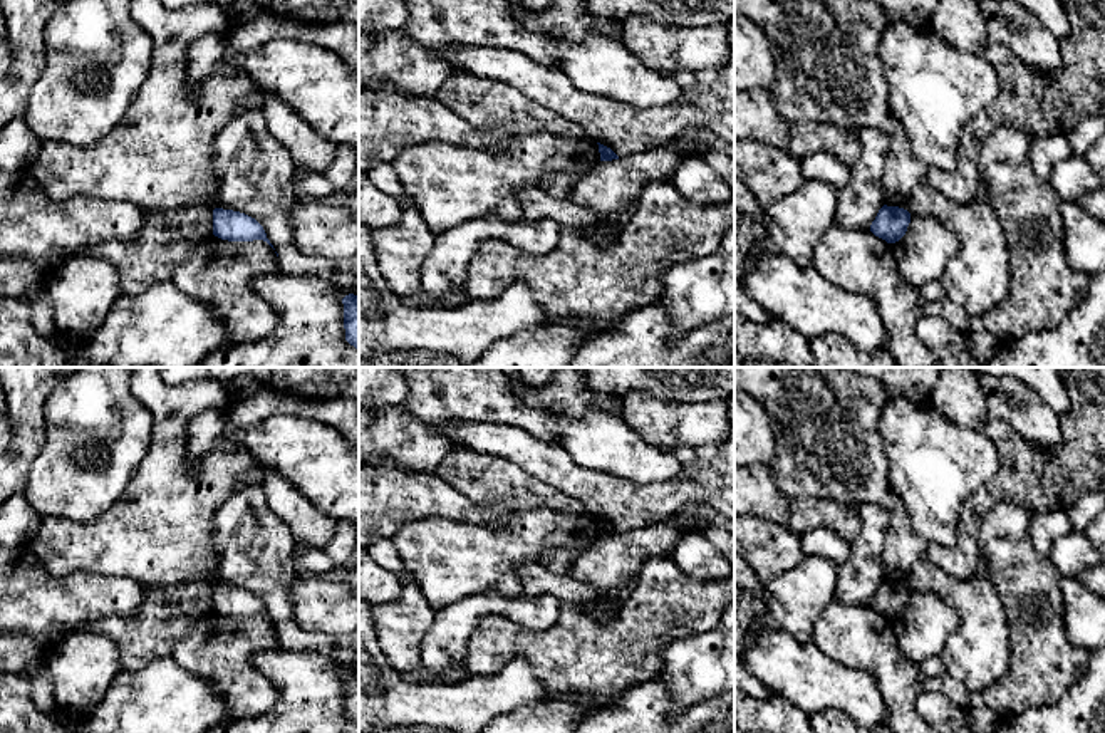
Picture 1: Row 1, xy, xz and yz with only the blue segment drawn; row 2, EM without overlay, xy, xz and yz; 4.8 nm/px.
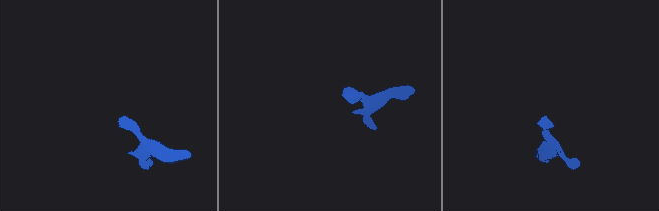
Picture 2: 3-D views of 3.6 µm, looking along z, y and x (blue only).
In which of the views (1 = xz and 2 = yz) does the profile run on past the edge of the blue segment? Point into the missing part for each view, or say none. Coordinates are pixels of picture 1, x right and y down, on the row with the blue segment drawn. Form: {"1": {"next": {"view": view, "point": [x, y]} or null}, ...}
{"1": {"next": null}, "2": {"next": null}}

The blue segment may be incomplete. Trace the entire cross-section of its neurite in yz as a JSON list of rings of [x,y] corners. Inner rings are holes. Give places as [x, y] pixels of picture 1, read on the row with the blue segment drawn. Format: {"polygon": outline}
{"polygon": [[[884,205],[870,225],[870,231],[887,243],[899,242],[910,223],[910,213],[899,206]]]}

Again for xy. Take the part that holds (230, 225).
{"polygon": [[[213,210],[213,235],[228,242],[263,240],[273,248],[263,226],[255,218],[233,210]]]}

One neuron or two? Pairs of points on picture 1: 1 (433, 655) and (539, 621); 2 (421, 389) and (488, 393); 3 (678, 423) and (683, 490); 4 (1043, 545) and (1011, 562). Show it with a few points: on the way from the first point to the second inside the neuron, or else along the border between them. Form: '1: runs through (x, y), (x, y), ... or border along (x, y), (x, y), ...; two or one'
1: runs through (456, 628), (477, 608), (512, 608); one
2: runs through (438, 401), (443, 403), (453, 393), (472, 393); one
3: border along (716, 443), (696, 448); two
4: border along (1032, 515), (1032, 544), (1047, 556); two

